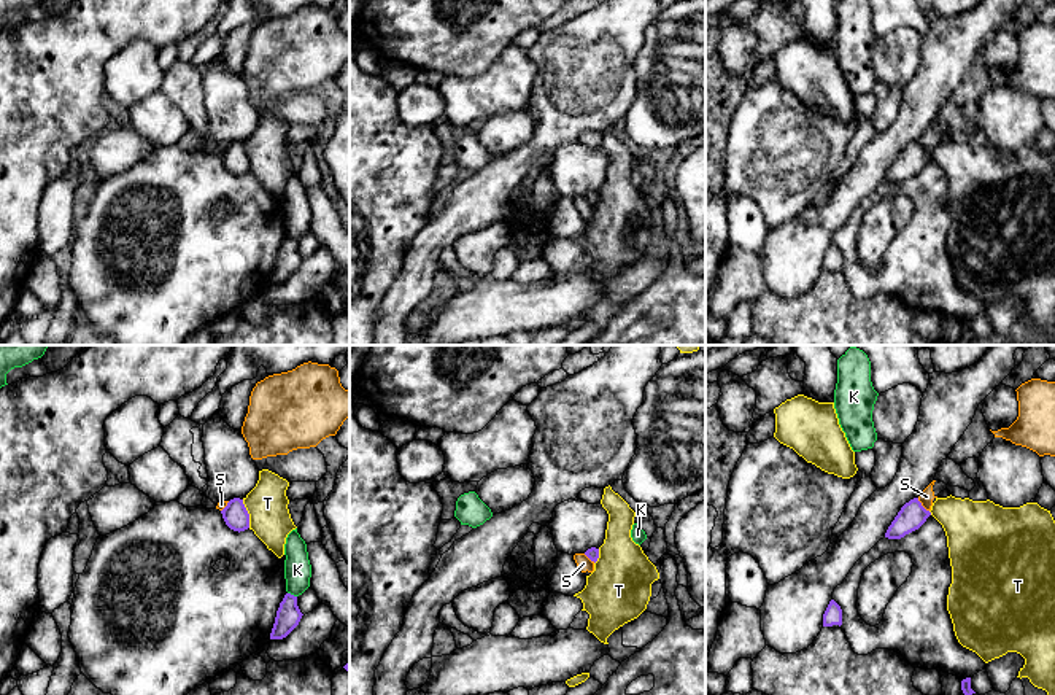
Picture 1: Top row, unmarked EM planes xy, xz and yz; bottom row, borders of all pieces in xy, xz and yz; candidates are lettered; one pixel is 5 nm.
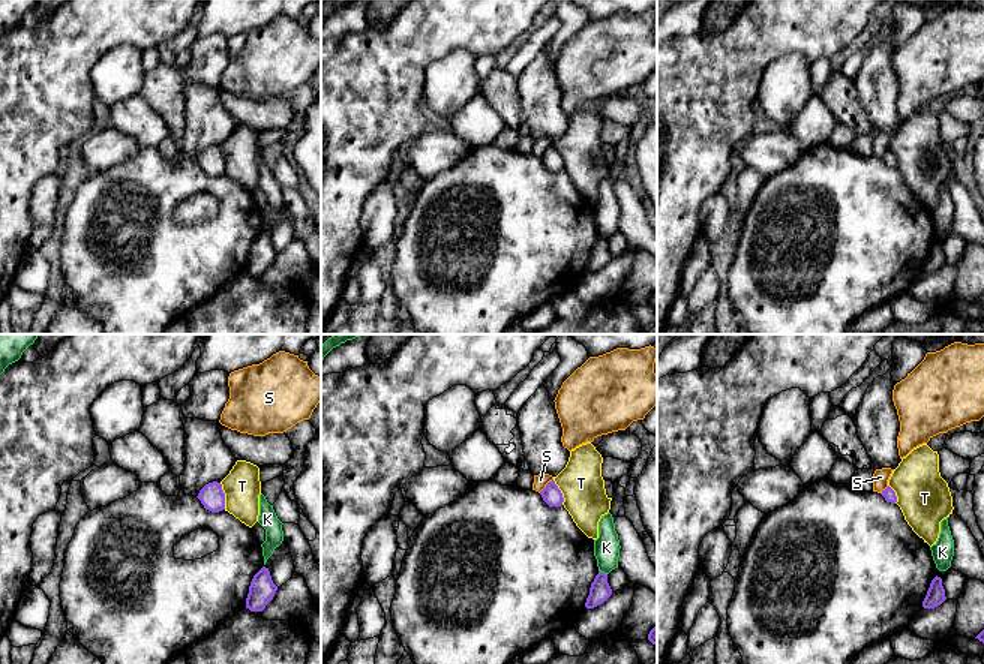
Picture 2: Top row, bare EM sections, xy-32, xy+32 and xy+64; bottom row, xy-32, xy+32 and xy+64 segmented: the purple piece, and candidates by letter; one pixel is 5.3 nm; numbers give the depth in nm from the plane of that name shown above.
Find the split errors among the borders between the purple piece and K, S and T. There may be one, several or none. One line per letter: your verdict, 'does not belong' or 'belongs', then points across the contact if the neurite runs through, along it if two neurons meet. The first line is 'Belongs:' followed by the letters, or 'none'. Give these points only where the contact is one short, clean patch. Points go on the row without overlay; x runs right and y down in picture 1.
Belongs: none
K: does not belong | along xy (288, 236), (296, 240)
S: does not belong | along yz (917, 142), (928, 155)
T: does not belong

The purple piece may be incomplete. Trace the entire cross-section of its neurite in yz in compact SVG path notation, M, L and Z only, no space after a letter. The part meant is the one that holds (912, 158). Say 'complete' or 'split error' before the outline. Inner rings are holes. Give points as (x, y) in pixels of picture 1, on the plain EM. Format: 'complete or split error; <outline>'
complete; M914 142L901 151L898 159L888 170L885 181L901 183L906 178L918 173L929 159L931 159L931 156L922 149L918 142Z

